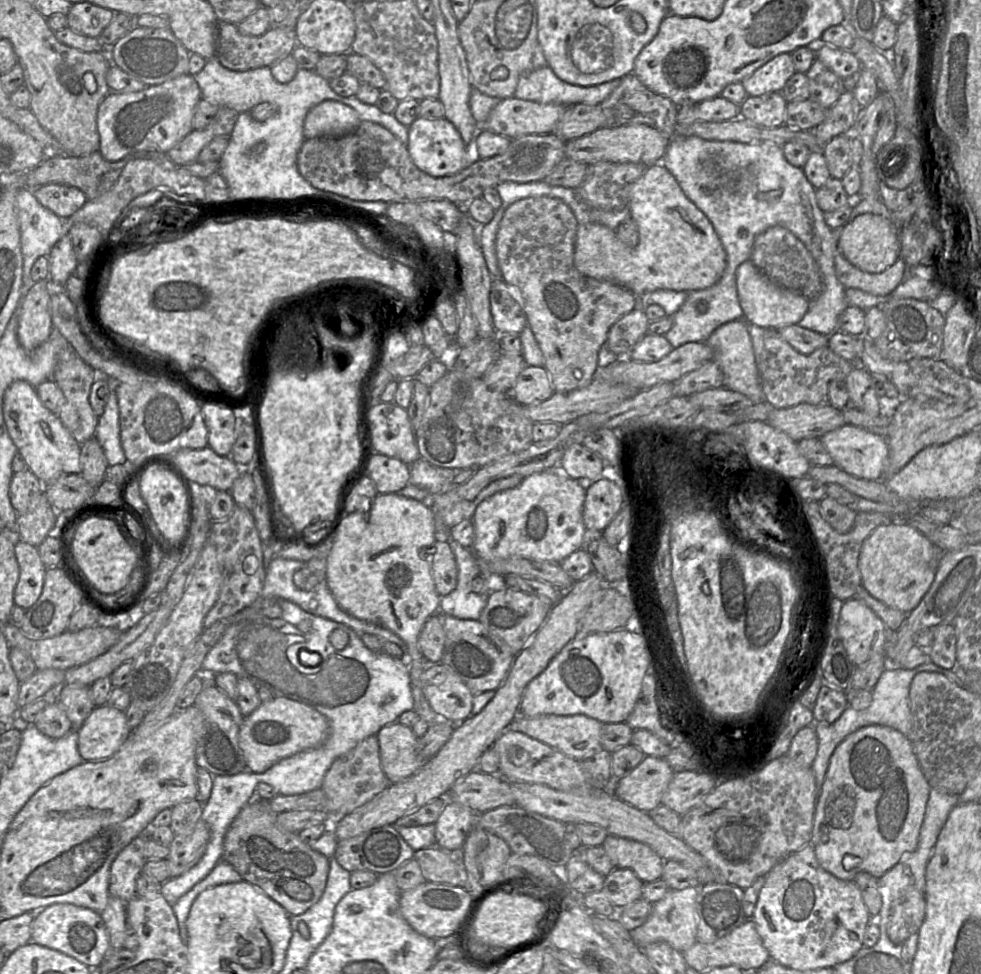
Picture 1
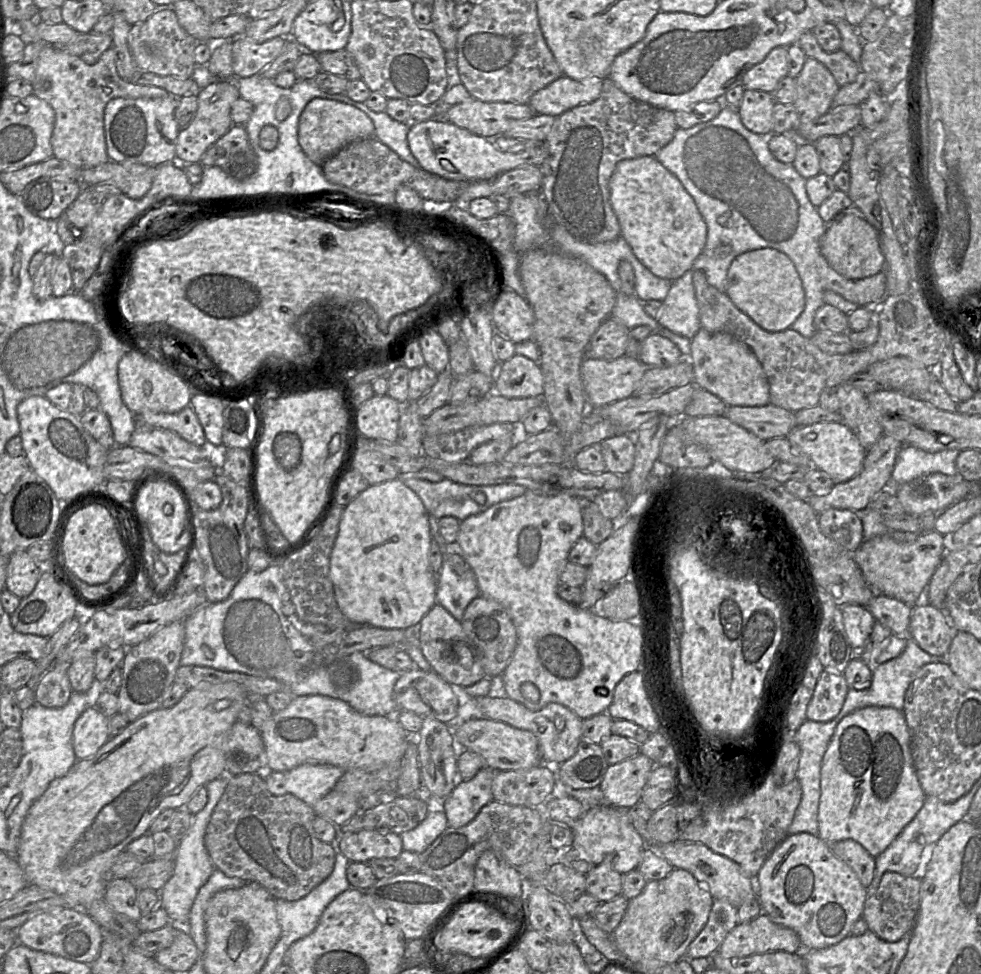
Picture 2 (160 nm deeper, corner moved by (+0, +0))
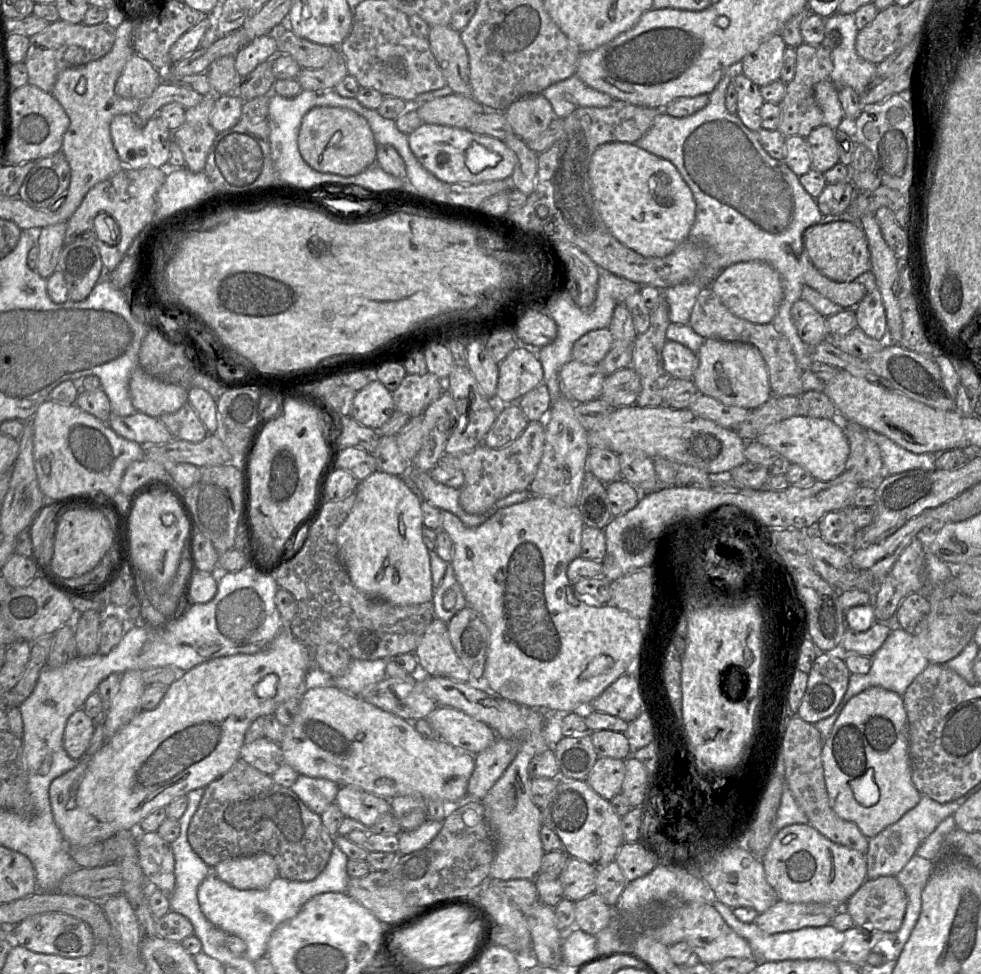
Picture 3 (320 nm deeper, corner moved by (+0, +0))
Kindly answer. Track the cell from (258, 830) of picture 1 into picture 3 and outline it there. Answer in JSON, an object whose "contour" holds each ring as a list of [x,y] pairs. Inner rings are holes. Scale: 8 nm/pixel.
{"contour":[[[240,758],[228,772],[205,787],[188,827],[188,840],[193,850],[211,869],[225,860],[267,853],[277,864],[278,877],[291,881],[315,879],[326,867],[336,845],[320,815],[312,811],[290,787],[276,783],[271,775]]]}

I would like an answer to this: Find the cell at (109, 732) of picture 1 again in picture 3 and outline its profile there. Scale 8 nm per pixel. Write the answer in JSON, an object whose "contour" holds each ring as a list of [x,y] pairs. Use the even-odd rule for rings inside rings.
{"contour":[[[83,708],[76,710],[68,718],[63,734],[63,747],[71,758],[79,761],[85,755],[95,726],[95,720]]]}

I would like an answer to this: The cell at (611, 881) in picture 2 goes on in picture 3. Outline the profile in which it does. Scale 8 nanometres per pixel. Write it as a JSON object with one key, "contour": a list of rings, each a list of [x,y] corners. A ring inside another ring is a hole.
{"contour":[[[574,857],[568,860],[558,875],[564,897],[576,902],[596,893],[597,868]]]}

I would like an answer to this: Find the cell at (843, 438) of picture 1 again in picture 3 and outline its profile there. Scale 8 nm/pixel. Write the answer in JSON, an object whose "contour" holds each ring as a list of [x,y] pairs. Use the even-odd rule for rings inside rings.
{"contour":[[[793,416],[769,425],[756,439],[783,455],[791,464],[805,468],[816,481],[830,481],[846,470],[850,446],[840,419]]]}

